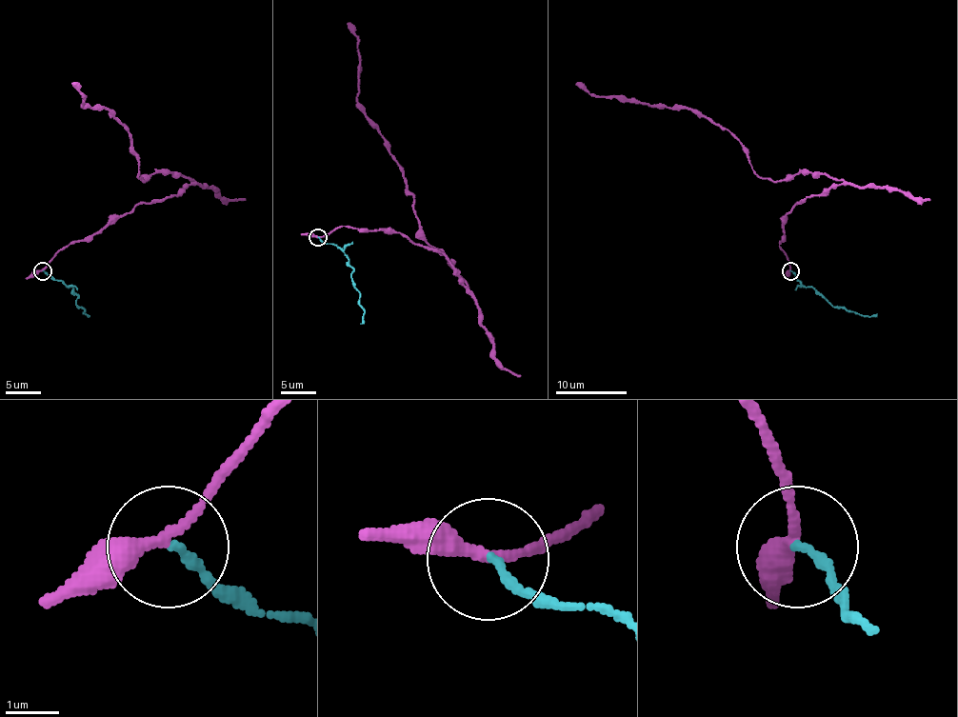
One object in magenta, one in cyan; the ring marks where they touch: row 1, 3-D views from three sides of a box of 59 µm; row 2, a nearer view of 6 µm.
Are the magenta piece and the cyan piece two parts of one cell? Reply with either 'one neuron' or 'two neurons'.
two neurons

